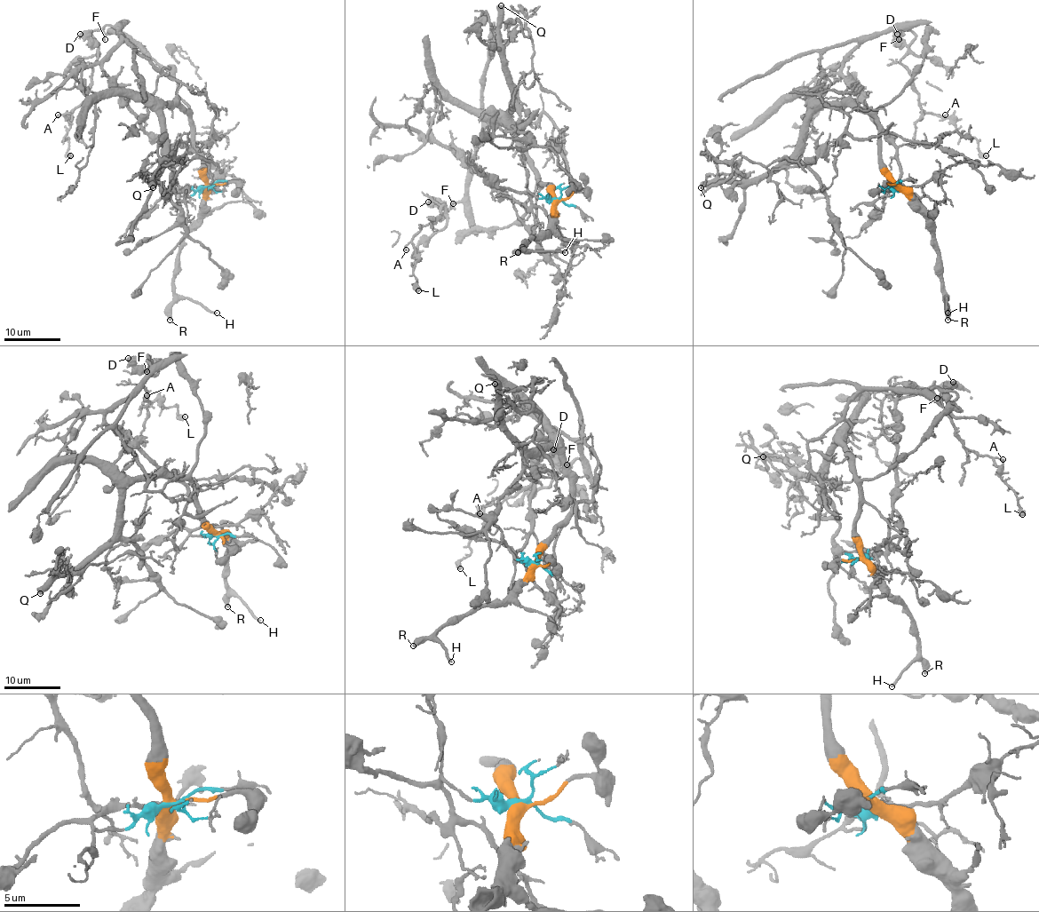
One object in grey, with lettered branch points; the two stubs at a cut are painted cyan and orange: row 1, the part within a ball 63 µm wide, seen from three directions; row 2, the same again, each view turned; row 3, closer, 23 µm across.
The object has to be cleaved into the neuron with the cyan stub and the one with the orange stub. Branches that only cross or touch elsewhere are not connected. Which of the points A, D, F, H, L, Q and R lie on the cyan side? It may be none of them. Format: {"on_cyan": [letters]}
{"on_cyan": ["A", "D", "F", "L"]}

